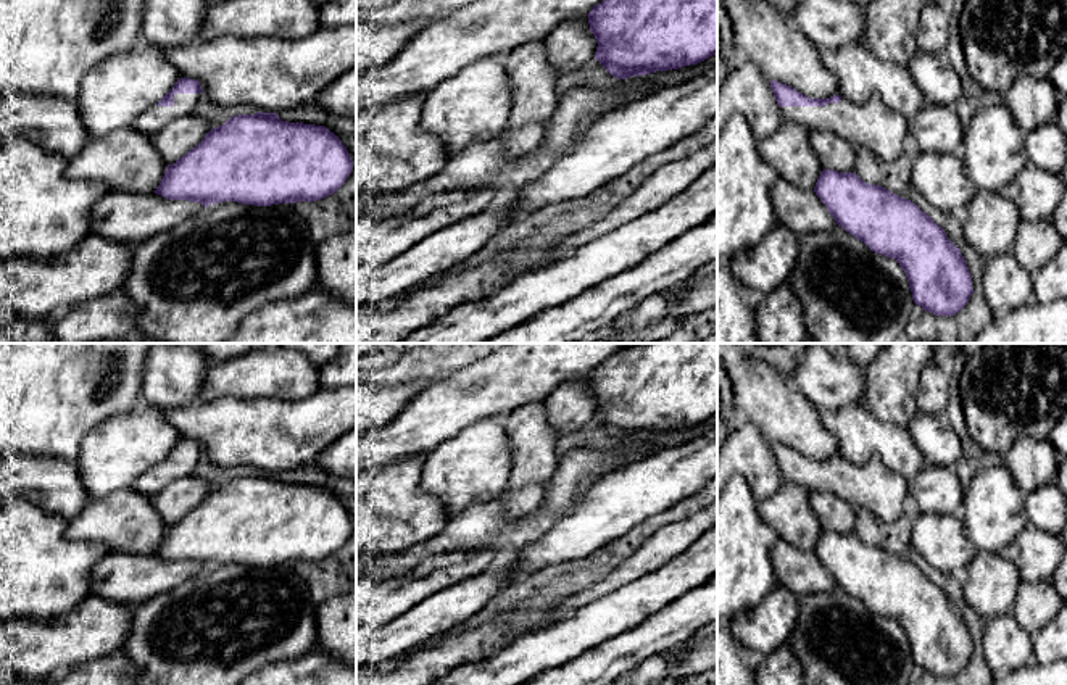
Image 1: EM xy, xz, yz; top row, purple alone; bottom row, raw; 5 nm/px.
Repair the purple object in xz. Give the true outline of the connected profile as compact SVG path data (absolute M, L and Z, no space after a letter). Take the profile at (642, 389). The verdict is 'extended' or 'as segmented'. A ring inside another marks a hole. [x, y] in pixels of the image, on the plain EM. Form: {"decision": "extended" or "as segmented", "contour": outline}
{"decision": "as segmented", "contour": "M632 343L588 374L598 421L617 440L698 426L717 414L717 343Z"}

